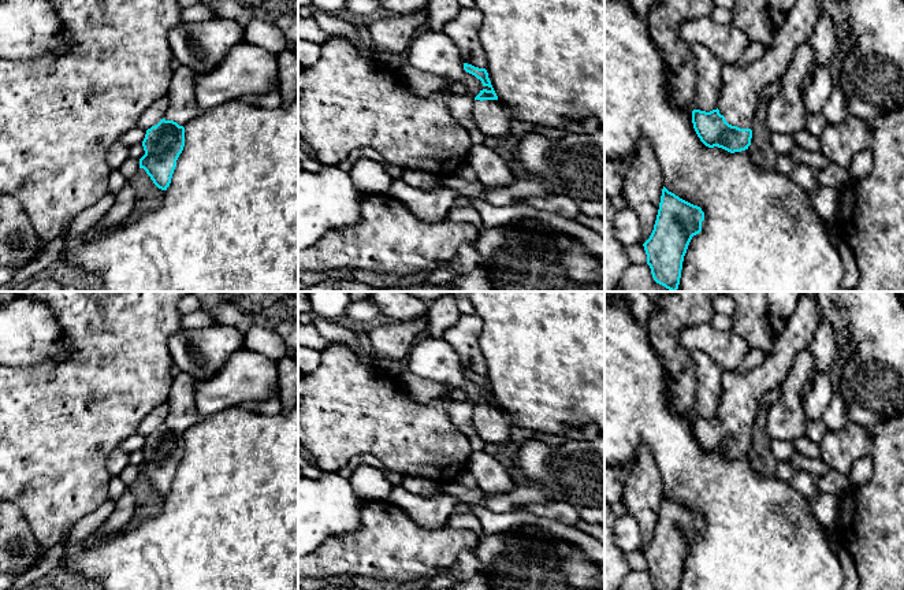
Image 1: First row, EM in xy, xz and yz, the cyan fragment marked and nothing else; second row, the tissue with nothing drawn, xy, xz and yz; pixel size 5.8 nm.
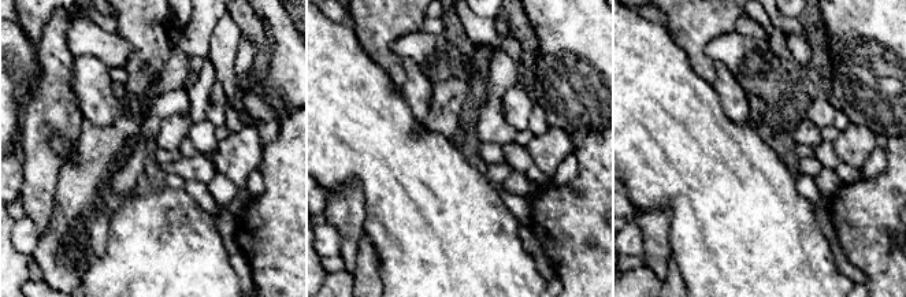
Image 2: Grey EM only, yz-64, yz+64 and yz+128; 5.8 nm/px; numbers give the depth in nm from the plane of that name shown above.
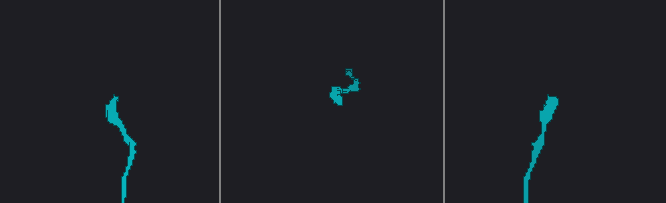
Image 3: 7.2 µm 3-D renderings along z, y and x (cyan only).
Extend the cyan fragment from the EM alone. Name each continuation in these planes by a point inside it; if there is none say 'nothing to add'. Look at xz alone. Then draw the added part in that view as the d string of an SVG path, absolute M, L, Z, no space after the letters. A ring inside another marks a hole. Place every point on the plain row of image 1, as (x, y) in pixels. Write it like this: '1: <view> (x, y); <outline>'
1: xz (490, 425); M475 407L472 424L486 444L499 444L510 438L510 424L499 407Z

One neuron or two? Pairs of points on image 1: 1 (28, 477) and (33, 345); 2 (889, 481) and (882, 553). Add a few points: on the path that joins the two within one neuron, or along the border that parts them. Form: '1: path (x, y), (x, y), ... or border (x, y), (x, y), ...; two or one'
1: border (63, 356), (44, 359), (30, 366), (14, 367); two
2: path (889, 498), (889, 535); one

